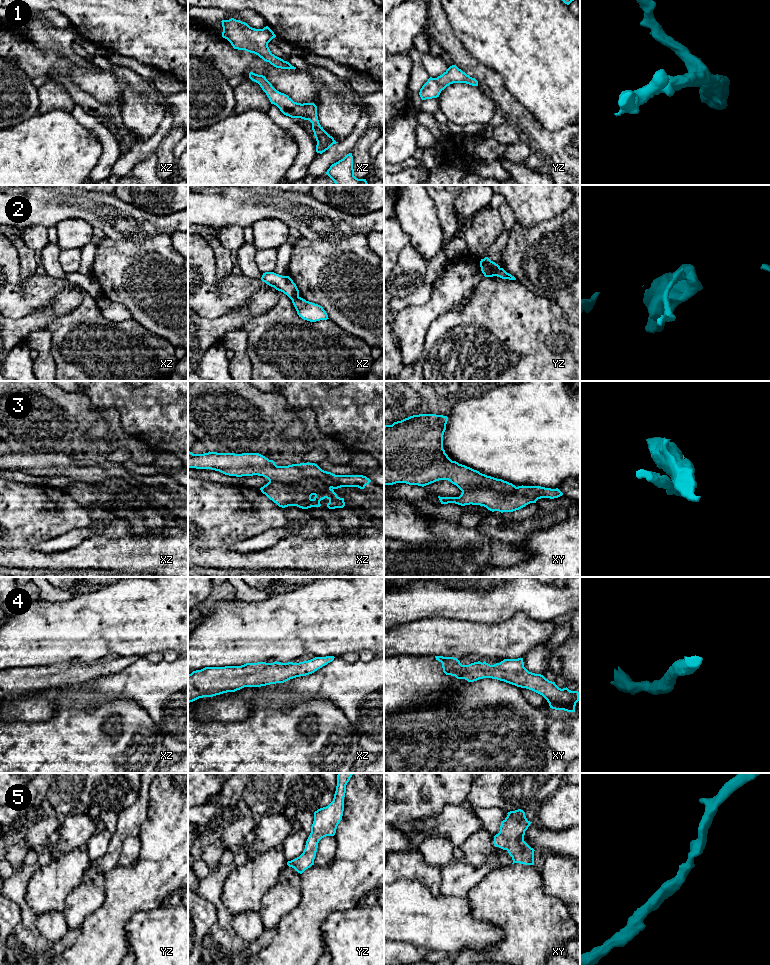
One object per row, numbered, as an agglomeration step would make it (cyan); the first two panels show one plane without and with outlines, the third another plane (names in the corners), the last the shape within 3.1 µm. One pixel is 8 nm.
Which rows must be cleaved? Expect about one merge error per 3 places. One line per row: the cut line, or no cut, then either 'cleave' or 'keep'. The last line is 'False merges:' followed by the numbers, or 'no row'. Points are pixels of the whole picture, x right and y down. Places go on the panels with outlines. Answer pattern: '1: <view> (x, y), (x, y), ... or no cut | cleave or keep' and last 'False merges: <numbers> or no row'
1: no cut | keep
2: yz (499, 267), (496, 275) | cleave
3: xz (269, 480), (299, 482), (308, 477), (315, 477), (330, 488) | cleave
4: no cut | keep
5: no cut | keep
False merges: 2, 3

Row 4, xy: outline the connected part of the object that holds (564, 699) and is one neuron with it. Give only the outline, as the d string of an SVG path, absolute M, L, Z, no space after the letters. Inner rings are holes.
M435 656L442 663L446 675L455 676L474 682L483 678L492 678L517 687L526 688L542 695L549 703L550 708L575 712L579 701L579 692L571 691L567 687L559 688L555 682L549 681L541 674L529 672L524 667L523 658L504 659L500 663L490 665L485 661L462 665L457 658Z

